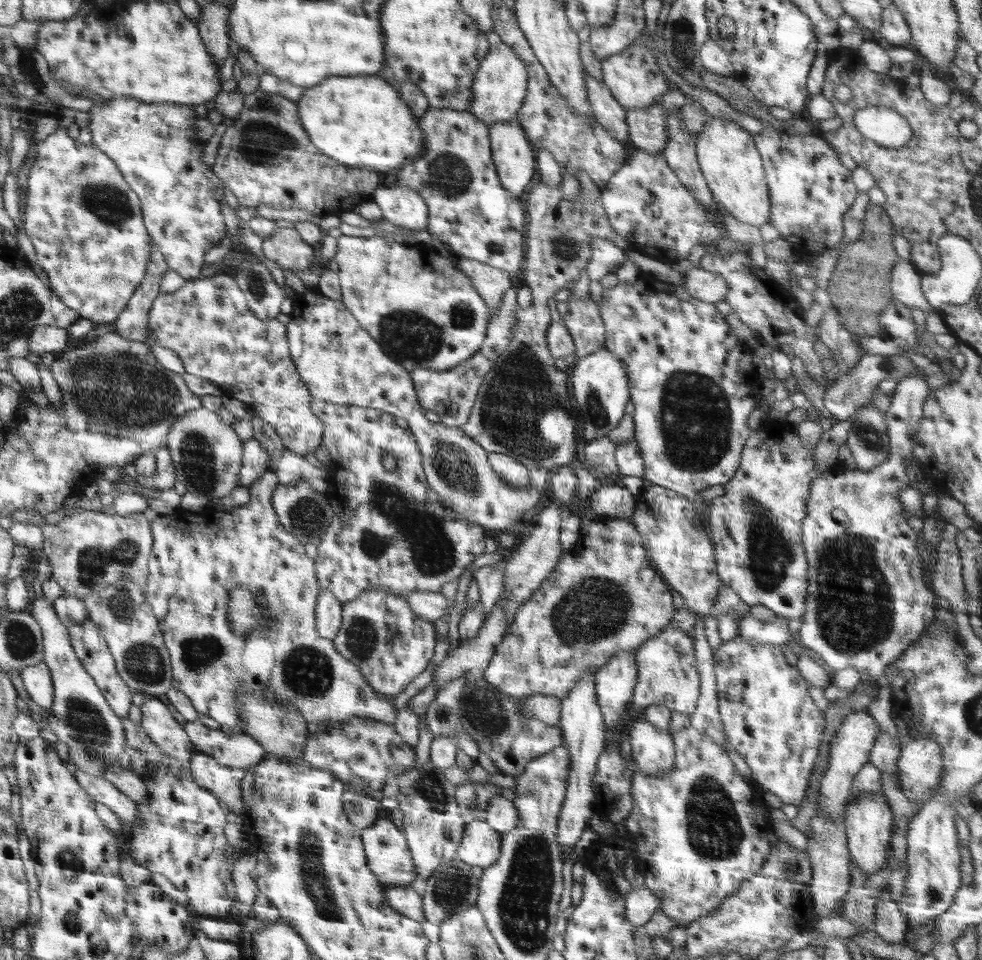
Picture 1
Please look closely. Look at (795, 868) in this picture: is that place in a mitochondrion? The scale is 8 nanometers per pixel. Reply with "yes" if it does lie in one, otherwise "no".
no

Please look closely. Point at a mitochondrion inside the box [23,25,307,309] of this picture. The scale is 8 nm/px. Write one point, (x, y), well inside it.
(264, 138)

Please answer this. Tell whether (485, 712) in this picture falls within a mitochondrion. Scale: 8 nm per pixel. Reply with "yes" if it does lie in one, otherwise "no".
yes

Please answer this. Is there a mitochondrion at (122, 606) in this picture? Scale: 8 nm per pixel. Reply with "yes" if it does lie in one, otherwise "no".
yes

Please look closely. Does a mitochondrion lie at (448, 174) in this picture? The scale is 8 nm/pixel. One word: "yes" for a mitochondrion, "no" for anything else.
yes

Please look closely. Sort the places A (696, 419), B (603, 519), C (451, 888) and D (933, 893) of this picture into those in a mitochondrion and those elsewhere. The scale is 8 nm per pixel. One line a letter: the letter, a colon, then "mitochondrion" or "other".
A: mitochondrion
B: other
C: mitochondrion
D: mitochondrion

